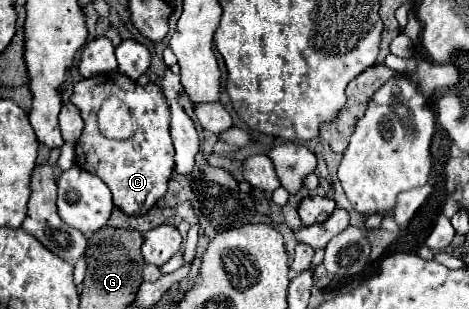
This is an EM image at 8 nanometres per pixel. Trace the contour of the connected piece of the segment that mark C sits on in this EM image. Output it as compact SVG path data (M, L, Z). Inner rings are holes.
M105 73L81 79L73 87L71 103L79 107L85 121L85 129L75 147L75 165L101 177L113 193L115 207L119 207L123 213L145 215L165 195L167 181L173 173L175 149L169 133L171 113L161 95L161 87L157 83L141 87L133 79L127 79L123 73ZM109 95L119 95L119 99L127 103L131 115L137 121L135 135L125 141L103 137L97 127L97 111L101 109L103 99Z

